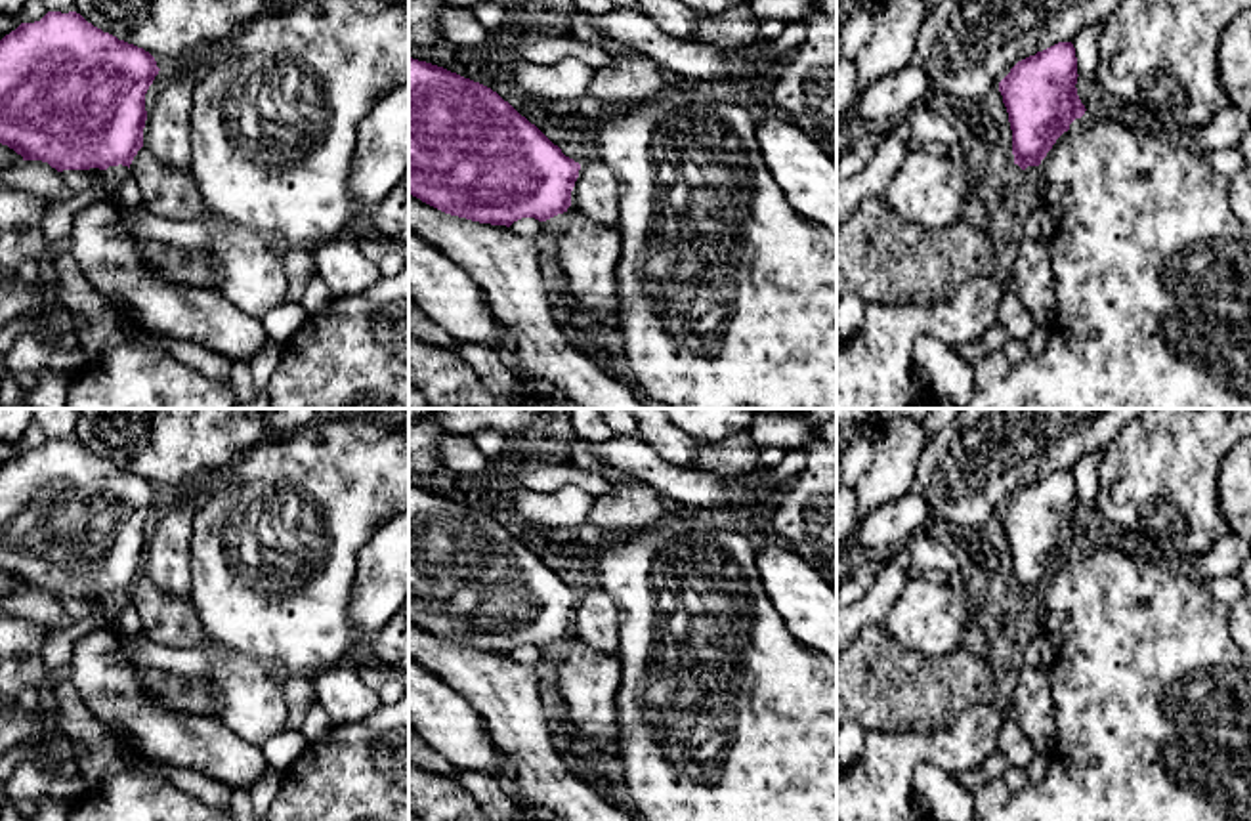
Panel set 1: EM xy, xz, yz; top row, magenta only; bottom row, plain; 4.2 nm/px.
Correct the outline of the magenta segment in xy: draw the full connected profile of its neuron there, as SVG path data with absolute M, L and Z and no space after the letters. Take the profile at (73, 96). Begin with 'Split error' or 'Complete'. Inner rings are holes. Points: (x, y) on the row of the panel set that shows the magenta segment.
Complete. M48 11L40 21L21 23L0 40L0 143L57 172L130 168L143 147L145 94L159 71L149 52L103 32L76 11Z

